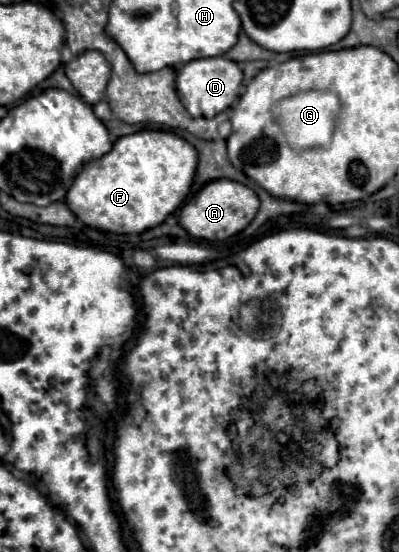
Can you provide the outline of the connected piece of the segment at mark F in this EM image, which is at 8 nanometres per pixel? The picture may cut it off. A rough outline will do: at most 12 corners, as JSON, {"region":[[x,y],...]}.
{"region":[[120,137],[66,203],[88,227],[142,233],[186,199],[196,149]]}

